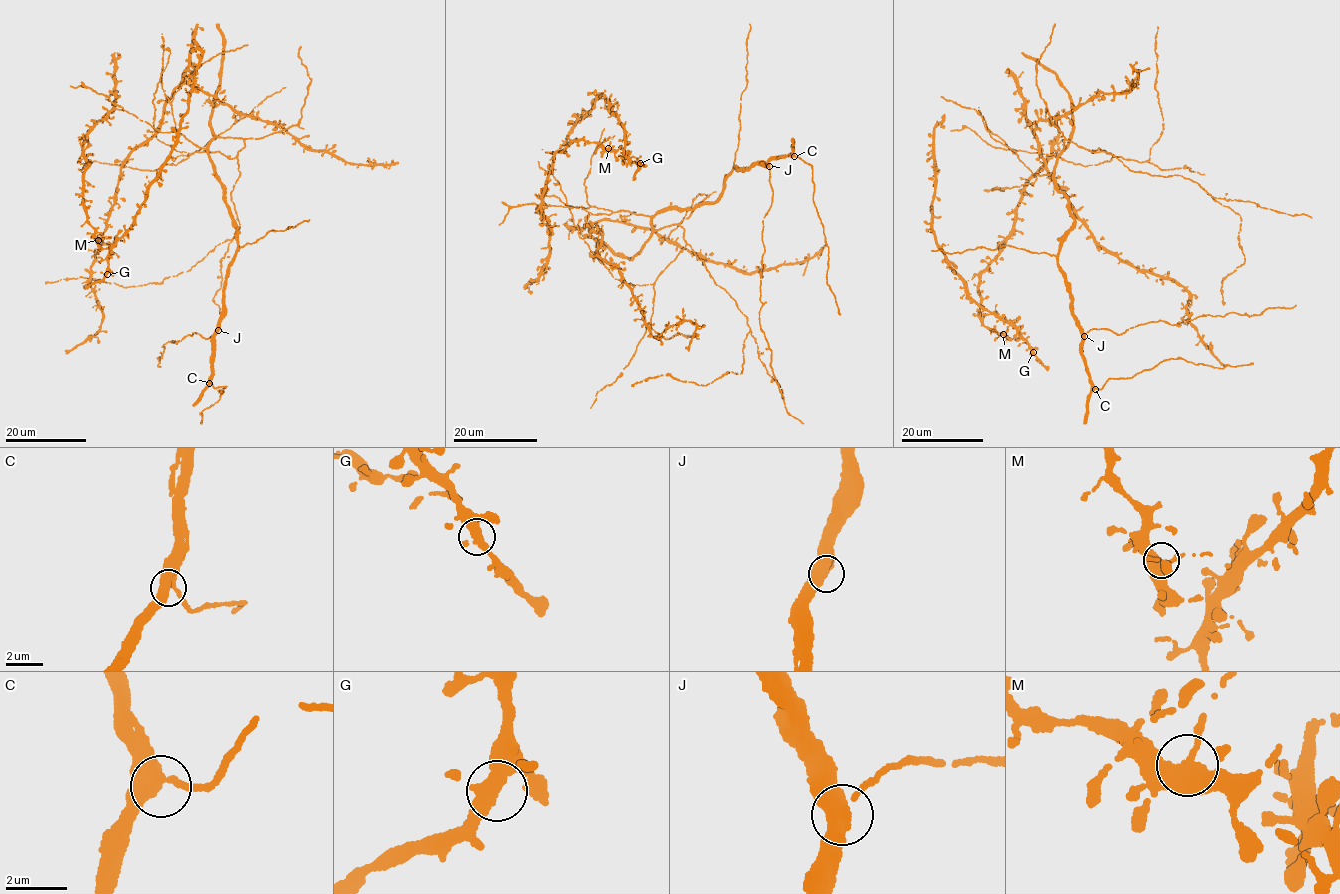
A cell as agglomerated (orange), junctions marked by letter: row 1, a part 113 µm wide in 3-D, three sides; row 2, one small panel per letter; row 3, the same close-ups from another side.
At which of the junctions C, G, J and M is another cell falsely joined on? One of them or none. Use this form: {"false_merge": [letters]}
{"false_merge": []}

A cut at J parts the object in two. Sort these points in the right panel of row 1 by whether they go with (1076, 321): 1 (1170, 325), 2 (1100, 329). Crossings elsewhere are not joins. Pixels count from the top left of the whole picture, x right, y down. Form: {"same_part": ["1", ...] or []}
{"same_part": []}

